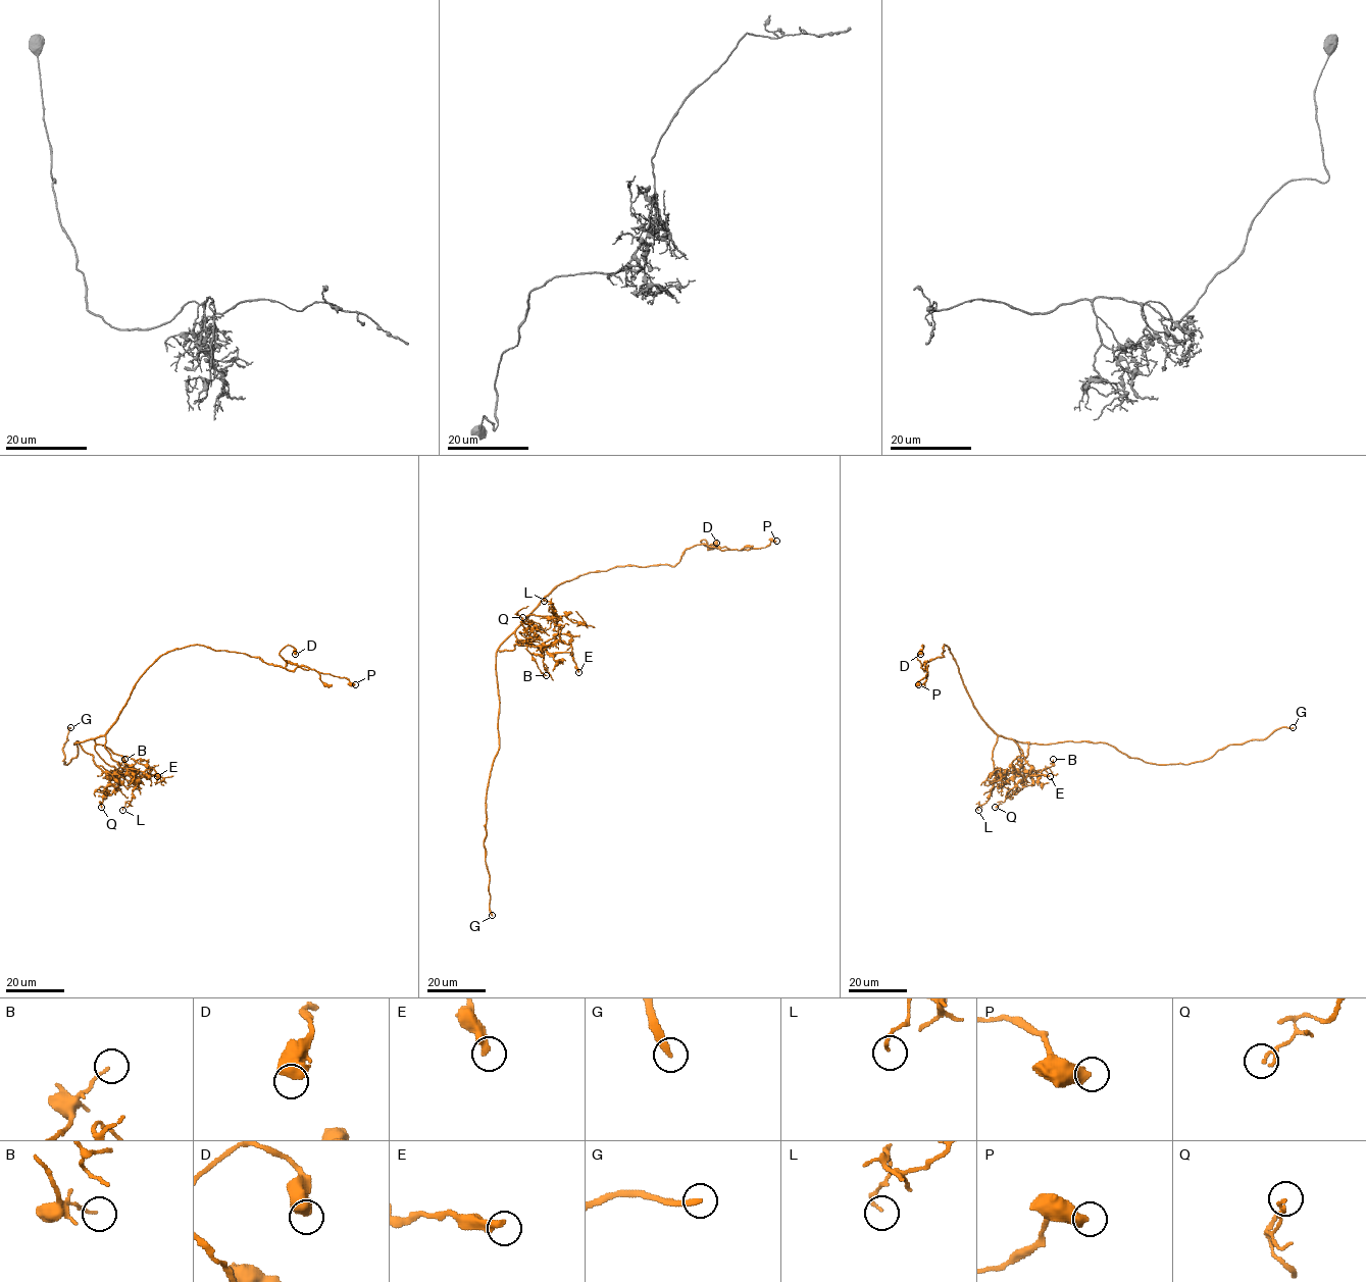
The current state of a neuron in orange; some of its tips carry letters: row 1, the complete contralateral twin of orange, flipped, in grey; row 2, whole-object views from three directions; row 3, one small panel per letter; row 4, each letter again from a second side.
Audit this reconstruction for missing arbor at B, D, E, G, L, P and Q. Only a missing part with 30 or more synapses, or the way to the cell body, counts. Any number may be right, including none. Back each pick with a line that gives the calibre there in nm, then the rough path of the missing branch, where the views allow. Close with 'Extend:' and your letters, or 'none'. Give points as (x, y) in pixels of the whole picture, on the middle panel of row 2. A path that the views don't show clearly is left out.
G: calibre 280 nm
Extend: G

